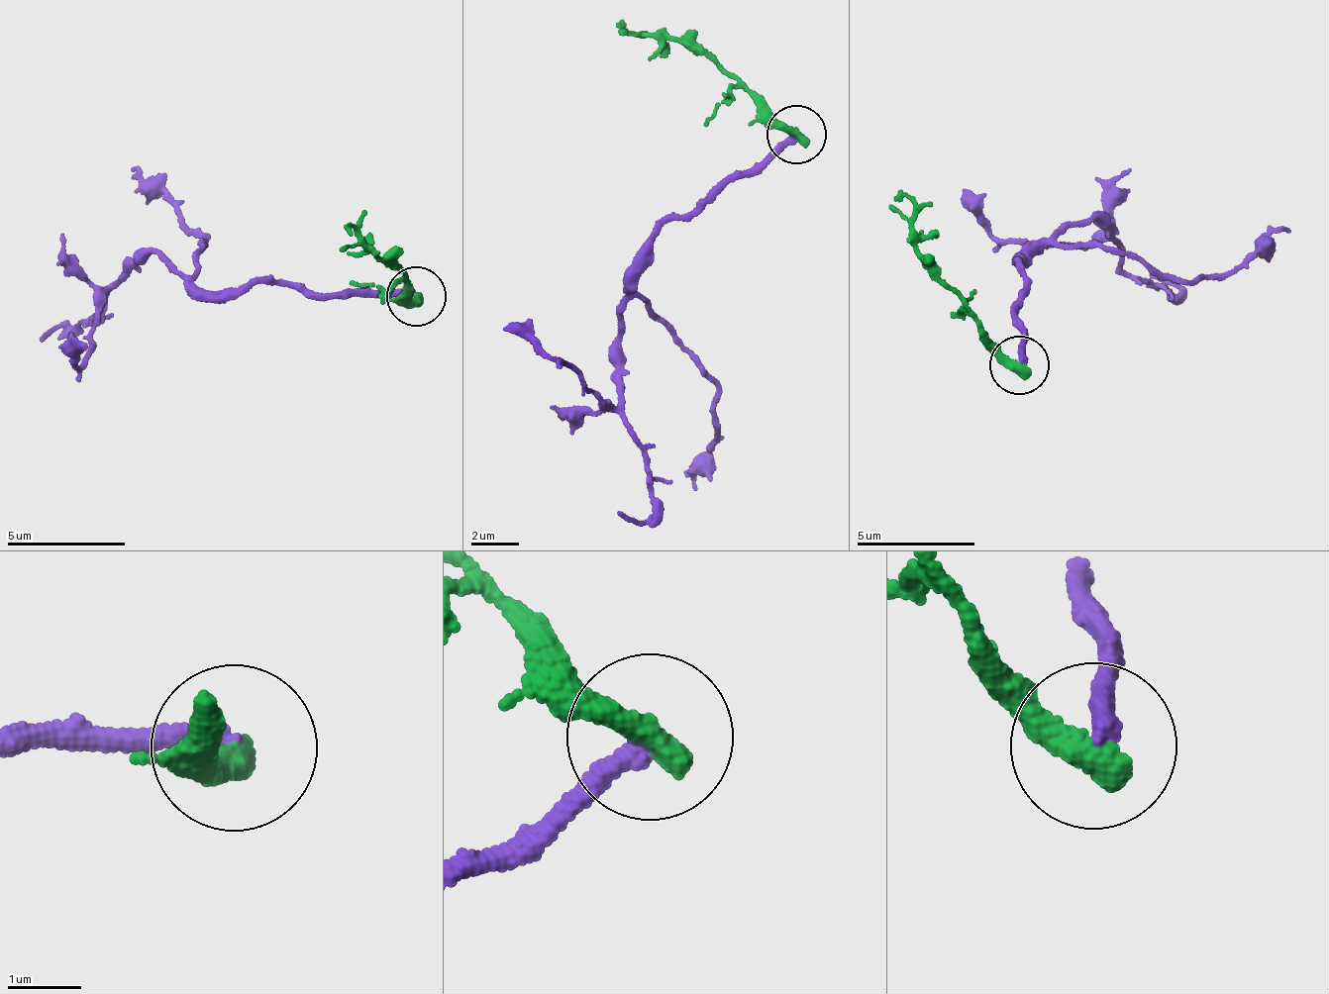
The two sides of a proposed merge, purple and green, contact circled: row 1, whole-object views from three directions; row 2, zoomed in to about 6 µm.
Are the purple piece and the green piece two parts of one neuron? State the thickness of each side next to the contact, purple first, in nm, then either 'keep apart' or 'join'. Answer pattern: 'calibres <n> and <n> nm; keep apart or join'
calibres 300 and 480 nm; keep apart

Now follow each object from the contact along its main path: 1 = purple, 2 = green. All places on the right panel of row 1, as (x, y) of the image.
1: (1021, 364), (1022, 331), (1009, 317), (1024, 280), (1018, 255), (1093, 223), (1113, 240), (999, 240), (962, 189)
2: (1021, 364), (989, 339), (968, 303), (922, 255), (914, 205), (892, 199)

